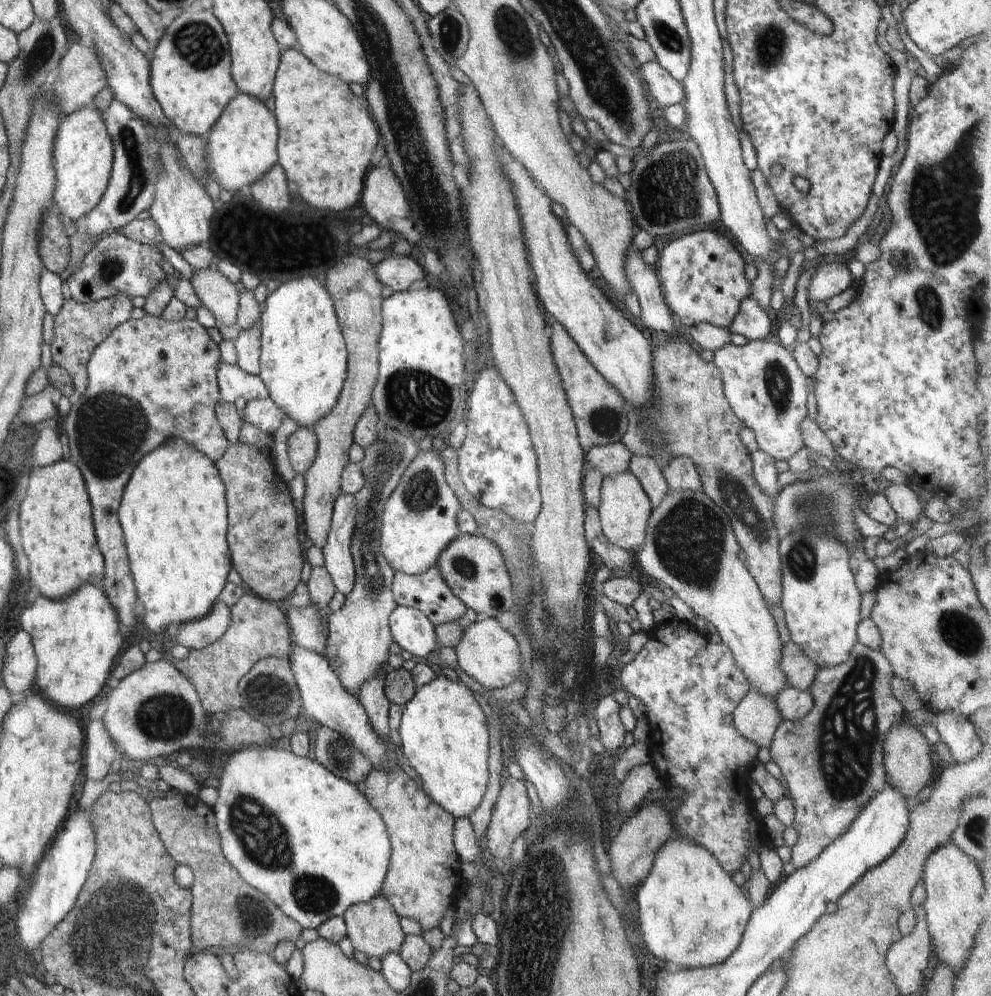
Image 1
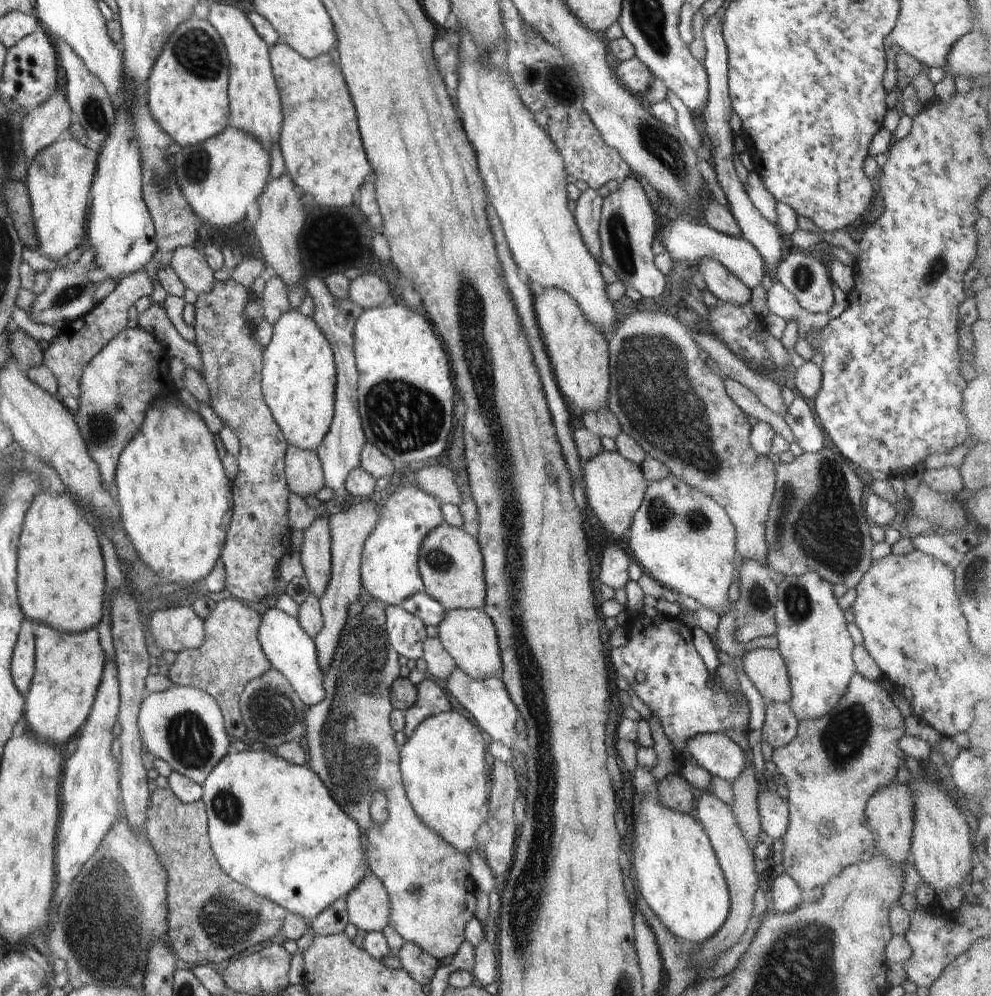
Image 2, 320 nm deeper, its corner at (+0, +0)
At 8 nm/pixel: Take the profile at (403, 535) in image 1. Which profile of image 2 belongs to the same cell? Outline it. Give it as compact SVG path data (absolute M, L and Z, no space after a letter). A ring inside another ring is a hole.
M416 485L384 495L383 501L379 521L362 549L361 585L365 598L400 607L401 602L425 590L418 570L420 545L426 534L445 520L437 499Z

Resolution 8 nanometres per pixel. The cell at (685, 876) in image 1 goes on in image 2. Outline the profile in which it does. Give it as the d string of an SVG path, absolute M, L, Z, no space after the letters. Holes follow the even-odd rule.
M638 765L632 772L632 786L636 794L634 794L632 800L634 804L642 806L639 808L639 812L636 812L636 840L634 840L634 870L636 870L636 878L638 878L638 888L642 892L643 899L648 903L648 906L652 908L654 914L662 921L662 924L676 937L680 942L704 942L707 938L713 936L718 929L721 928L723 922L728 918L730 910L730 895L727 887L725 876L720 868L718 858L716 858L714 849L712 848L710 839L704 830L704 827L699 821L694 819L695 815L689 813L678 812L669 809L659 801L659 792L657 791L659 782L652 776L651 770Z

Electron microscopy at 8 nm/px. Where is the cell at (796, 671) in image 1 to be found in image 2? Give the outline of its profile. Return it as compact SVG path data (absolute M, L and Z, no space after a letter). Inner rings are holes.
M754 649L741 660L750 682L769 704L787 703L790 679L782 655L776 649Z

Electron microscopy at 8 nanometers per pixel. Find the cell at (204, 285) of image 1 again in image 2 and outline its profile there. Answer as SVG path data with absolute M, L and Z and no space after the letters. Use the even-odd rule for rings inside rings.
M178 246L173 252L170 265L185 287L196 294L206 294L215 281L214 271L207 263L206 257L194 246Z

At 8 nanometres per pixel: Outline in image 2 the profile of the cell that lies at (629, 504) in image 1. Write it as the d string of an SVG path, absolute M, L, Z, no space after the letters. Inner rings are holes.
M604 449L582 463L588 509L594 511L602 526L610 534L619 538L630 528L634 514L641 507L649 483L644 478L642 469L635 462L626 460L618 451Z

